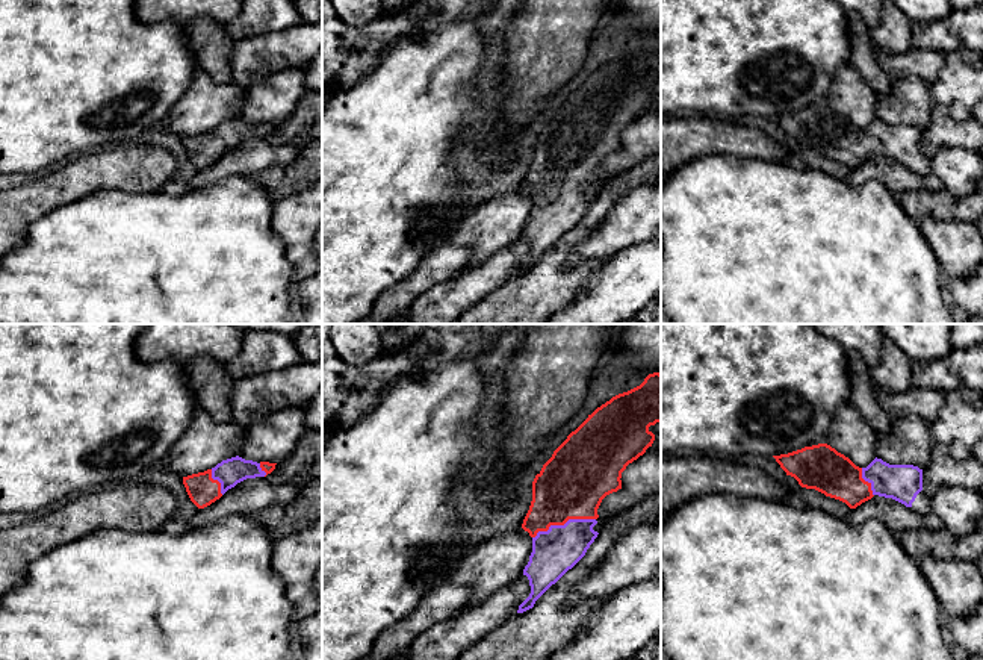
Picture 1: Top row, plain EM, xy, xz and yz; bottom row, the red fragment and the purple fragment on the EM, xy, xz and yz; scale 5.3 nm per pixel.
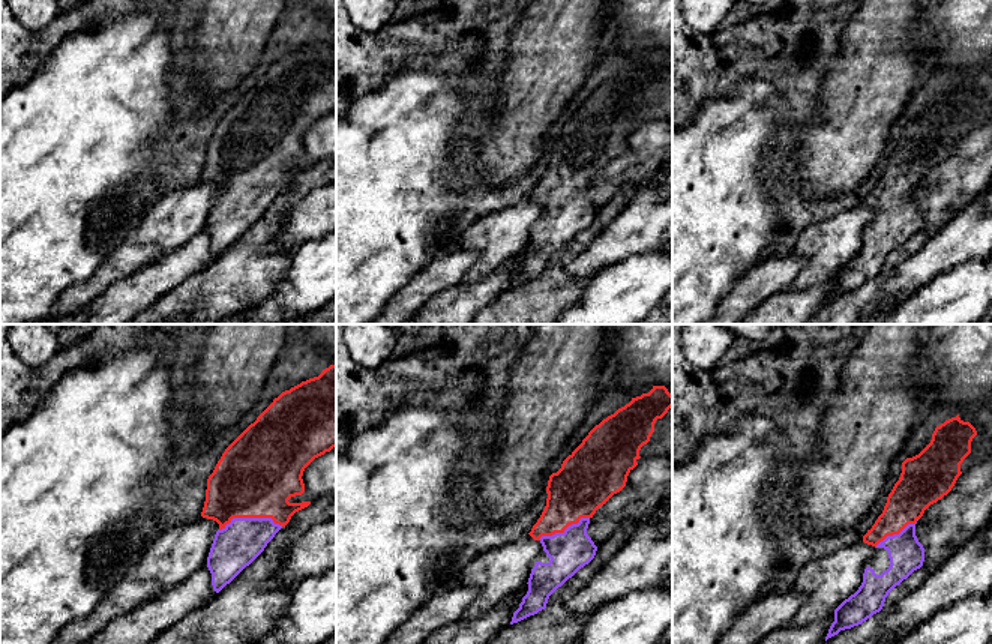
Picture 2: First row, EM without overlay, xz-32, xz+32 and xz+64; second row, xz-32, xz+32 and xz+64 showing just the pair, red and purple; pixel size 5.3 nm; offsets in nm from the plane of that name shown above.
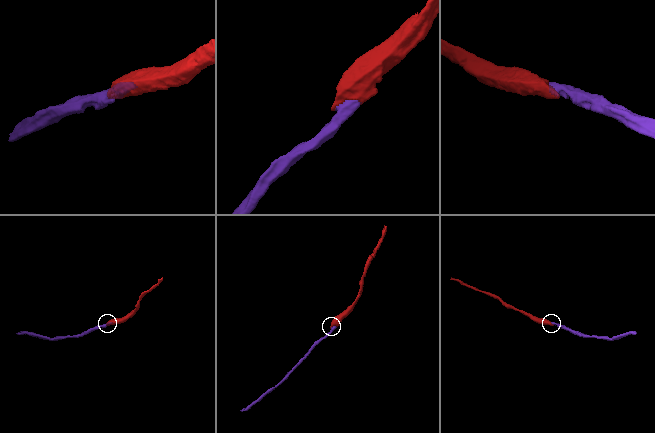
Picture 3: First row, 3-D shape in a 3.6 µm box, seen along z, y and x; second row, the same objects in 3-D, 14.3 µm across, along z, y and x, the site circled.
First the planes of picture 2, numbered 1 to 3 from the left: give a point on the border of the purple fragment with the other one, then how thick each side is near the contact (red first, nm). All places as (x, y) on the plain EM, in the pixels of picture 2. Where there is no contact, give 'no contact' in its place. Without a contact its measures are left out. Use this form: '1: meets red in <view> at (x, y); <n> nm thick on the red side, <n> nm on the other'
1: meets red in xz-32 at (251, 180); 440 nm thick on the red side, 240 nm on the other
2: meets red in xz+32 at (563, 194); 300 nm thick on the red side, 220 nm on the other
3: meets red in xz+64 at (896, 197); 220 nm thick on the red side, 190 nm on the other

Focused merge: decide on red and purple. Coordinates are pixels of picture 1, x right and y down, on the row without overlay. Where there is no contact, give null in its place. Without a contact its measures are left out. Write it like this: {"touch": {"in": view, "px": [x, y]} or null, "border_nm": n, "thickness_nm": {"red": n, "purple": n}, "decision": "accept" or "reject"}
{"touch": {"in": "xz", "px": [563, 185]}, "border_nm": 360, "thickness_nm": {"red": 360, "purple": 240}, "decision": "accept"}

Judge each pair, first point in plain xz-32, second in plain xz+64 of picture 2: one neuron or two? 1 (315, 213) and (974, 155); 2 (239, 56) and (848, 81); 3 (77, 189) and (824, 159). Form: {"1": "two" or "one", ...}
{"1": "two", "2": "one", "3": "two"}

